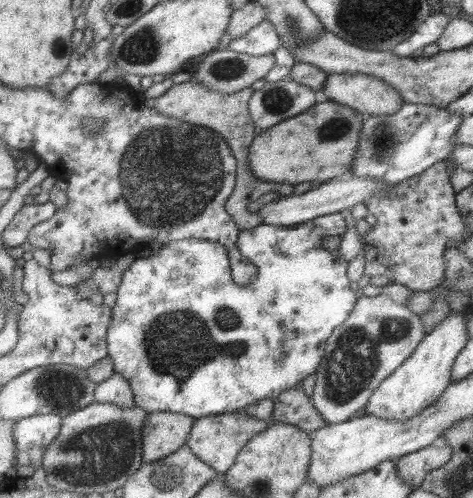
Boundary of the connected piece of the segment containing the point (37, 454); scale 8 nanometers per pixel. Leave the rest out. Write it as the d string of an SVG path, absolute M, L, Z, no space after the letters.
M39 413L16 421L14 437L18 459L5 476L16 478L23 466L32 466L35 469L43 467L45 451L59 436L61 427L62 417L51 413Z

